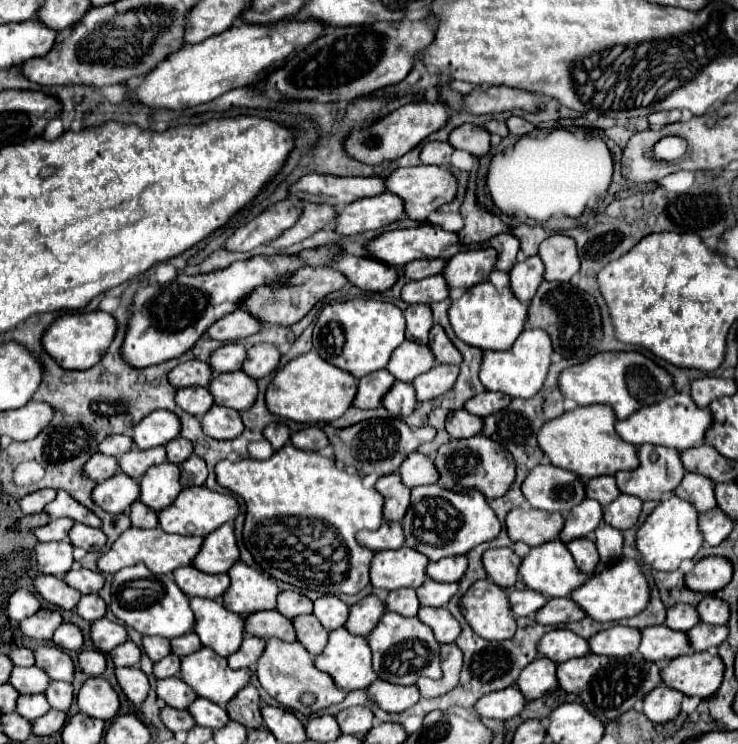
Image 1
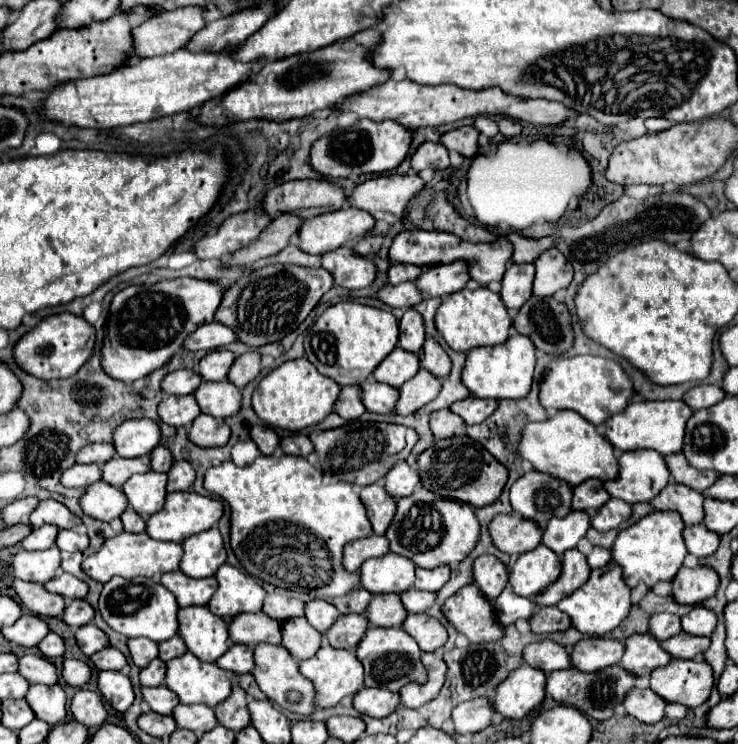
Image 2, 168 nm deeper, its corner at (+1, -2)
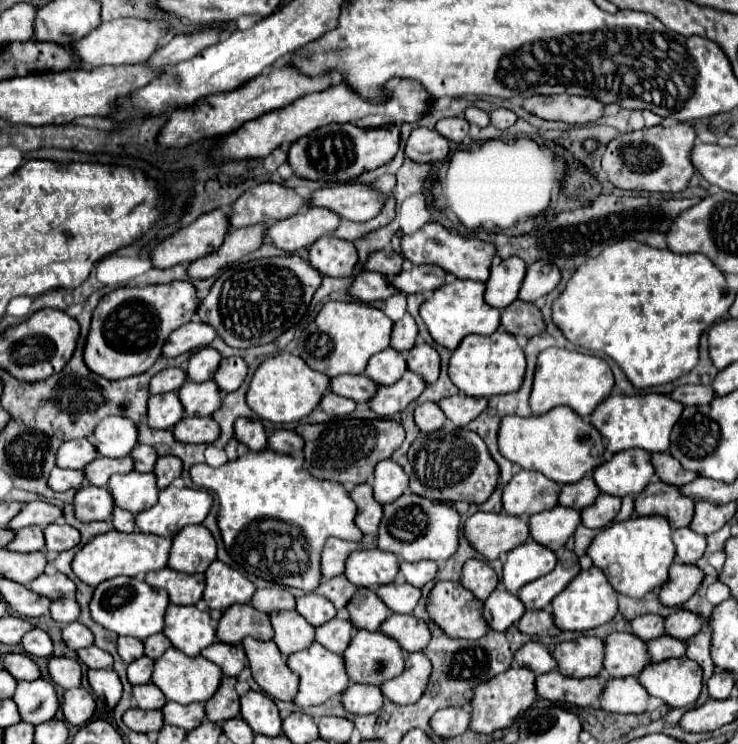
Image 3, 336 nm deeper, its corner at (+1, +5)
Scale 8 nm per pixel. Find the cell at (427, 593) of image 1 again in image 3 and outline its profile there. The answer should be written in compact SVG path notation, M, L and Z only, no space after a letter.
M389 583L375 589L377 597L395 613L411 613L421 599L421 591L409 583Z

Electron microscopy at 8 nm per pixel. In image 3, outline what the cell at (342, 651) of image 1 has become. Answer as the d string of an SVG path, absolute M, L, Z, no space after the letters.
M311 643L305 651L289 655L287 667L301 679L297 697L293 699L299 707L321 705L333 695L339 695L349 683L345 665L341 665L341 655L329 653L317 643Z

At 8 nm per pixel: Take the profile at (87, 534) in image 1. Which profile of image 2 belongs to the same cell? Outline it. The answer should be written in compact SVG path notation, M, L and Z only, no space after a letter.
M59 530L57 548L63 552L83 552L89 548L89 536L79 530Z

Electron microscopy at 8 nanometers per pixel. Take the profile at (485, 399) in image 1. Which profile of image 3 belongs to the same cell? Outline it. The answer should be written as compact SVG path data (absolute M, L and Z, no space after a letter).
M457 393L453 397L441 399L439 407L455 427L463 427L463 425L471 423L487 407L487 399L465 397L463 393Z

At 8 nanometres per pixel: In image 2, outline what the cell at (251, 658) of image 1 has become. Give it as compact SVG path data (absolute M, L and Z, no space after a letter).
M233 644L229 648L229 652L225 652L217 660L217 664L219 664L219 668L231 670L231 672L237 672L237 674L251 672L255 668L255 662L253 662L253 646L249 646L249 644Z

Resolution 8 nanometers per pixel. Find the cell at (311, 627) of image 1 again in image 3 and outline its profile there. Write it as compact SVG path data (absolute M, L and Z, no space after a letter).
M271 611L269 619L275 631L273 641L281 653L291 655L313 643L315 627L297 615L297 611Z

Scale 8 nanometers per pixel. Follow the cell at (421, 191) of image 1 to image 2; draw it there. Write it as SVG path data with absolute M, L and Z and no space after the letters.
M391 174L369 178L349 194L349 206L361 208L375 216L375 220L385 220L389 224L405 218L409 200L425 188L425 180L419 174Z

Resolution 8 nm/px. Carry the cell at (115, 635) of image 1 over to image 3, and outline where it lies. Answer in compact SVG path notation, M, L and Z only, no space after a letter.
M73 621L73 623L65 625L63 631L61 631L61 637L63 637L65 645L73 651L93 645L93 633L85 625L81 625L79 621Z

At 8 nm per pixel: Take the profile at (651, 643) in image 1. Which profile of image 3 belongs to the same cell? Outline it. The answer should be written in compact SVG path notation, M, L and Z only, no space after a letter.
M611 633L603 639L603 643L603 669L613 679L639 675L649 663L649 655L645 653L645 641L633 637L633 633Z

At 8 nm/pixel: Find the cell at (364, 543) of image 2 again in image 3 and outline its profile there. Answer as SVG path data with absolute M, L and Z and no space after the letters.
M329 537L323 545L323 551L321 551L321 575L327 577L327 579L341 575L343 569L345 569L345 559L355 549L365 549L365 545L363 543L353 545L349 541Z

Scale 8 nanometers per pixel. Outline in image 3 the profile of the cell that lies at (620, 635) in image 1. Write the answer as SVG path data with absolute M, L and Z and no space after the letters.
M581 635L573 641L555 645L551 655L557 663L557 671L565 677L595 677L601 671L603 641L597 637Z

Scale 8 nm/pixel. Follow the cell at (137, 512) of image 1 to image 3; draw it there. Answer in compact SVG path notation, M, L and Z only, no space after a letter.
M113 509L113 527L123 533L133 533L135 531L135 517L125 513L123 509Z

